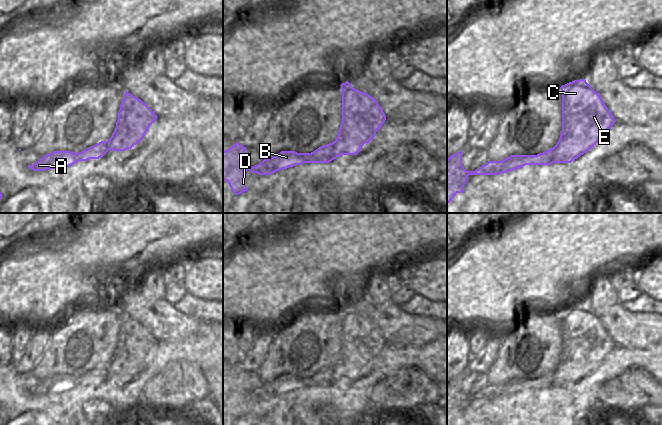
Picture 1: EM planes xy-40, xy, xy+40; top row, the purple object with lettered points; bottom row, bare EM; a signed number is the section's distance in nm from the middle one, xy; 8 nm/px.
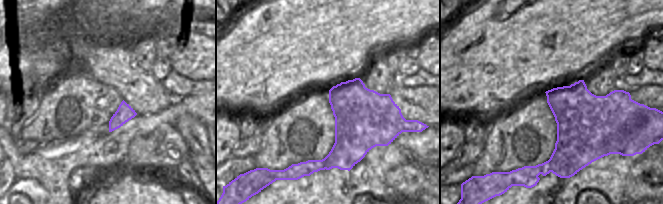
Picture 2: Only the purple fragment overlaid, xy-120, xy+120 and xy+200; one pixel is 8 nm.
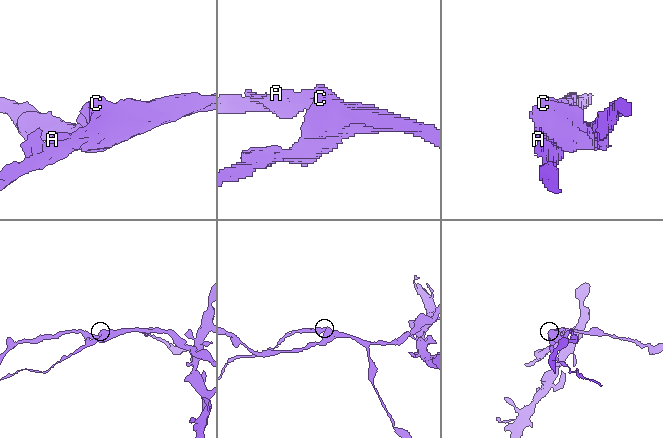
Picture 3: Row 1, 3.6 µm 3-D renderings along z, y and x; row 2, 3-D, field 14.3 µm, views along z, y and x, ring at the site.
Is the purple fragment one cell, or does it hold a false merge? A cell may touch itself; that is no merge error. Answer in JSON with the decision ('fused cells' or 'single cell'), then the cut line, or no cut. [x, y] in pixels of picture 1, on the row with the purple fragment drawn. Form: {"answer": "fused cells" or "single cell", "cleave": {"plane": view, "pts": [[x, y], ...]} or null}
{"answer": "fused cells", "cleave": {"plane": "xy", "pts": [[331, 143], [332, 159]]}}

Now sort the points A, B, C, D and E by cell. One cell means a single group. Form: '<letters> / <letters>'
A B D / C E

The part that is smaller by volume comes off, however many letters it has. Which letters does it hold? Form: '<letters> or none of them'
A, B, D

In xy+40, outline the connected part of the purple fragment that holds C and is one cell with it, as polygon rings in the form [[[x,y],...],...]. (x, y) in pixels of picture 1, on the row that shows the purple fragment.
[[[585,79],[561,87],[562,132],[556,145],[556,163],[571,163],[592,149],[616,120]]]

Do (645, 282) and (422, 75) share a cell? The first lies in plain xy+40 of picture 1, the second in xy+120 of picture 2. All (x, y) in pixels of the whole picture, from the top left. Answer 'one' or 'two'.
two

